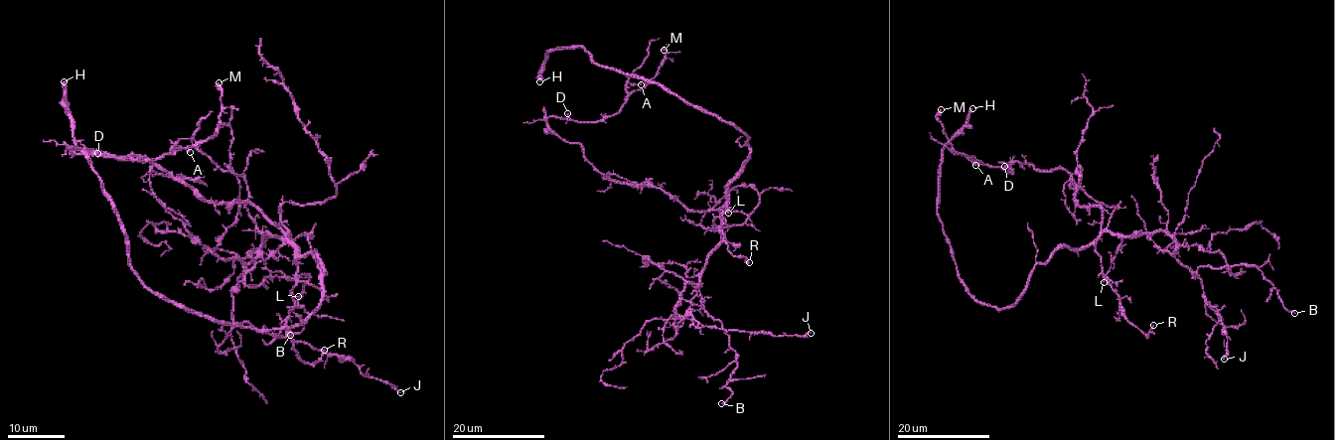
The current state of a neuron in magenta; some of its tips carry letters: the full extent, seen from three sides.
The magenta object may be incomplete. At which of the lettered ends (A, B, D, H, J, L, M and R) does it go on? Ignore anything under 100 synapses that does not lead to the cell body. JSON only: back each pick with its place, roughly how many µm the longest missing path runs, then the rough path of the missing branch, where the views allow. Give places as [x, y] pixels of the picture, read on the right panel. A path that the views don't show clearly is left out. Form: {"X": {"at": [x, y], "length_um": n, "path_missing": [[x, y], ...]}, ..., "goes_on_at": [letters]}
{"H": {"at": [972, 108], "length_um": 100, "path_missing": [[972, 108], [987, 88], [1037, 60], [1066, 57], [1083, 66], [1095, 101], [1074, 149], [1025, 185], [1023, 198]]}, "goes_on_at": ["H"]}

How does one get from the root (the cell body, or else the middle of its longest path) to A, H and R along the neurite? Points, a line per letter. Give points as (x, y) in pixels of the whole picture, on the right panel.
A: (1080, 248), (1099, 234), (1102, 208), (1078, 205), (1065, 170), (975, 165)
H: (1080, 248), (1060, 247), (1037, 263), (1009, 307), (967, 291), (938, 214), (938, 178), (943, 146), (972, 108)
R: (1080, 248), (1091, 244), (1095, 247), (1101, 257), (1102, 273), (1117, 296), (1121, 313), (1147, 336), (1153, 325)

